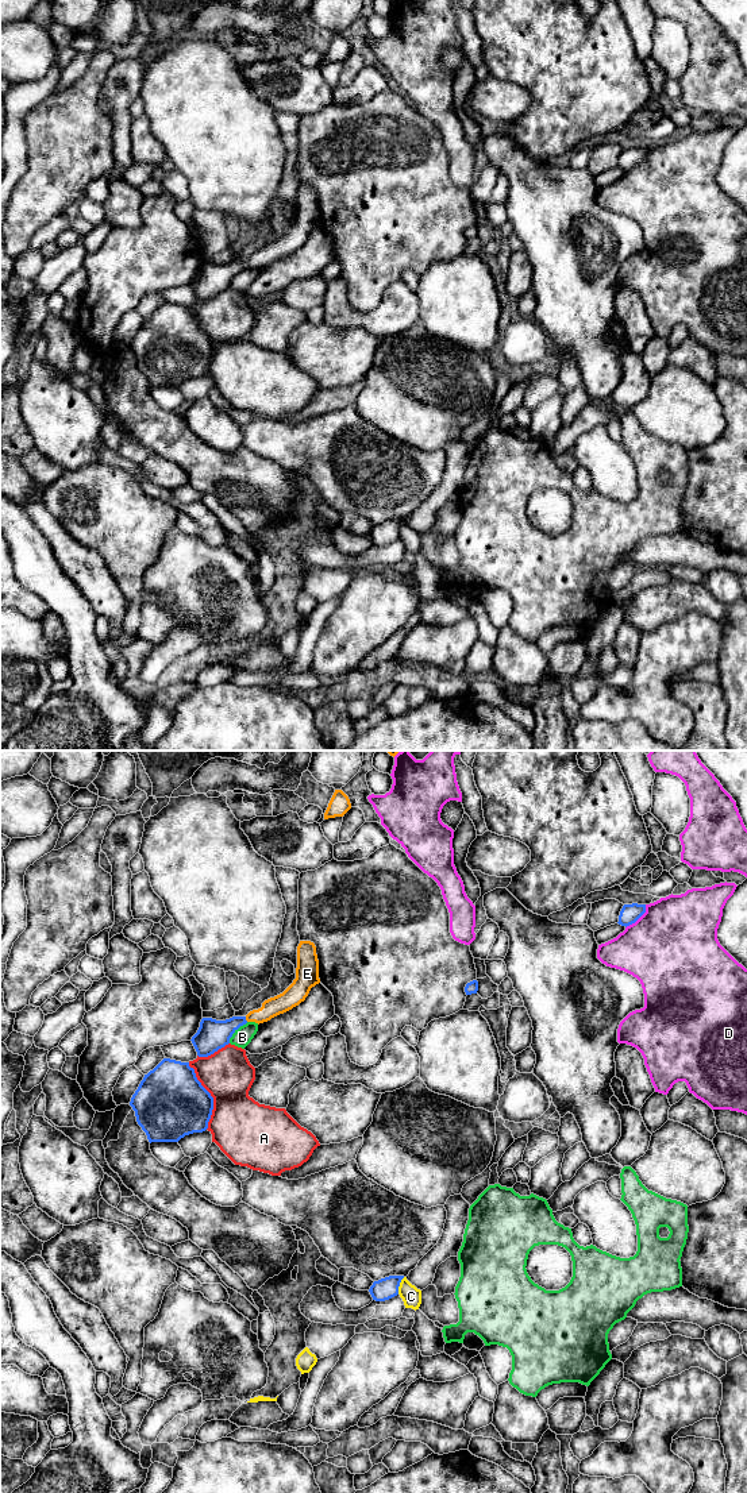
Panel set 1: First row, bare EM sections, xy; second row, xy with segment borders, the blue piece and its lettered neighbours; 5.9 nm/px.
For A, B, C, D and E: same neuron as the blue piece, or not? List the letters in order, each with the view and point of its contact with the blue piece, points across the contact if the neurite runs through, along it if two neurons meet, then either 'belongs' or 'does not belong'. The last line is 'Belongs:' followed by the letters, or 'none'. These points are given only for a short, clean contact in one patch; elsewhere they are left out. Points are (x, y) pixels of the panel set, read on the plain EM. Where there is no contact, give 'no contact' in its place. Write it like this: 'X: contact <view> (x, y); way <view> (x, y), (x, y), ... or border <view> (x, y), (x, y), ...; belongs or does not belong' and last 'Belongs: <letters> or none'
A: contact xy (211, 340); does not belong
B: contact xy (234, 276); does not belong
C: contact xy (399, 529); does not belong
D: contact xy (638, 162); does not belong
E: contact xy (245, 263); way xy (212, 278), (245, 263), (261, 259), (281, 247); belongs
Belongs: E

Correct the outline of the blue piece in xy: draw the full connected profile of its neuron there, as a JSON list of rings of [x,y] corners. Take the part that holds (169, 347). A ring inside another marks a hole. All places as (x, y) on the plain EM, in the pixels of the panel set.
[[[163,302],[153,315],[145,319],[130,350],[136,366],[146,377],[149,386],[178,386],[185,379],[203,377],[213,354],[213,342],[197,324],[189,306]]]

